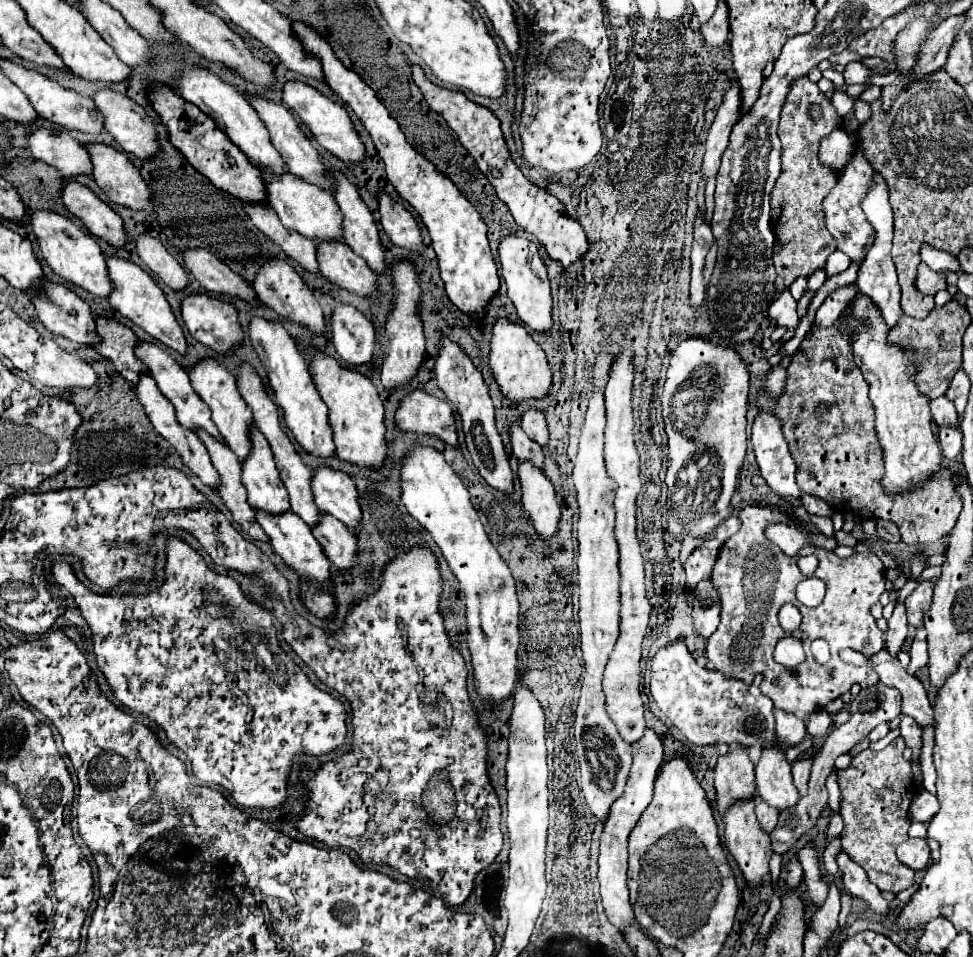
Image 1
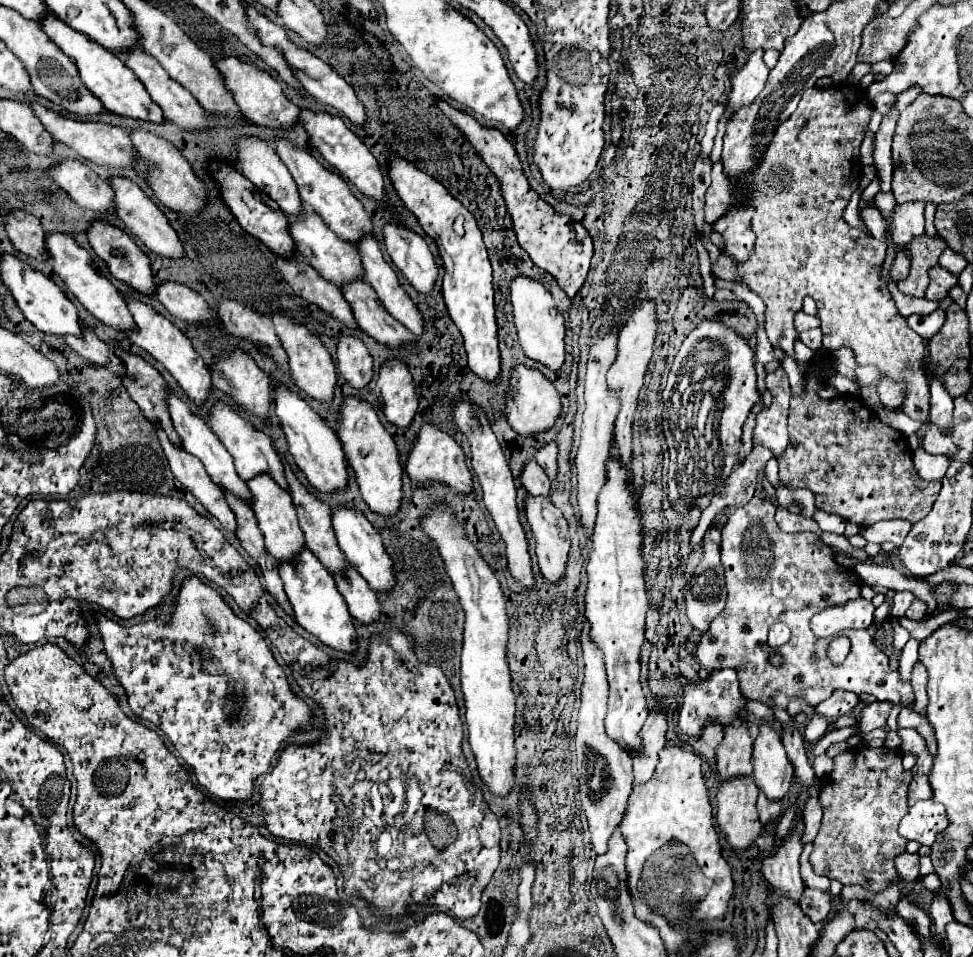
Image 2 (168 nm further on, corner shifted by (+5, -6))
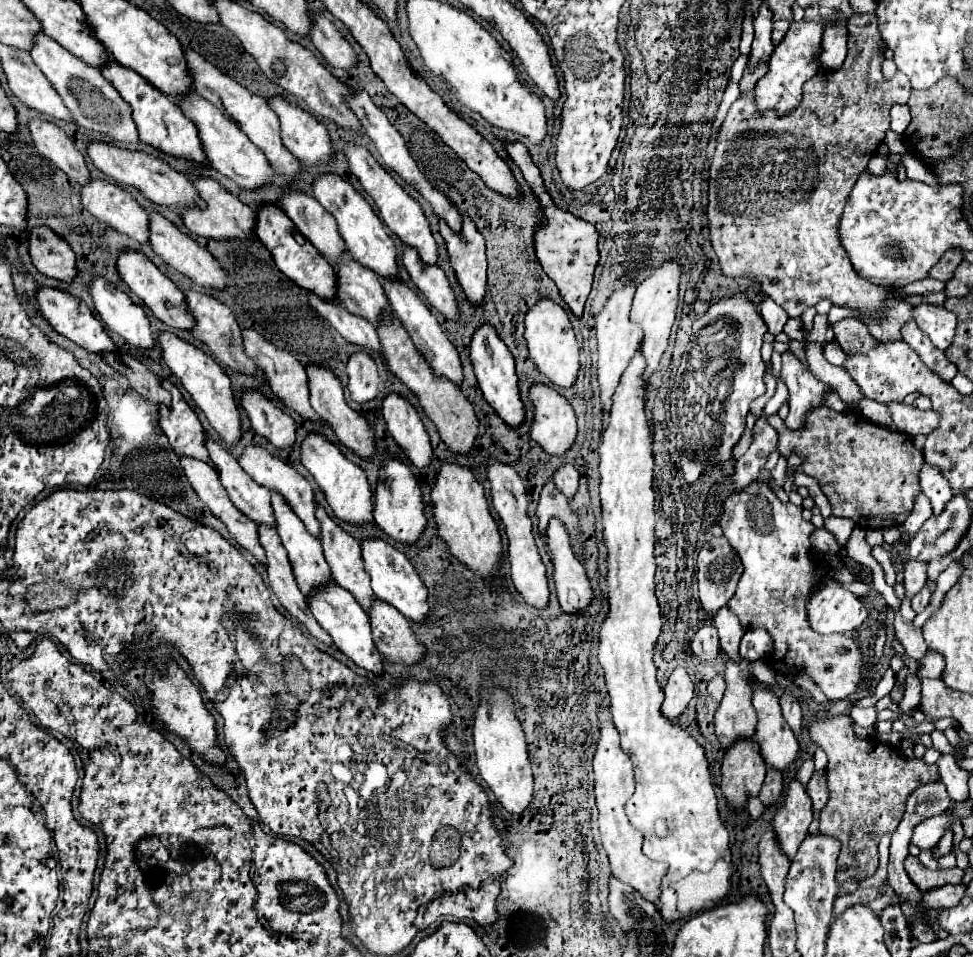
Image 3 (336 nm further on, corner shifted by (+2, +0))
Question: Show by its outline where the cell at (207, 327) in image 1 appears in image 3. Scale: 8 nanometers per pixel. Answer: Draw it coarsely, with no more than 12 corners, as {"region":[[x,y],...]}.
{"region":[[259,389],[241,393],[255,433],[279,449],[295,443],[295,421]]}

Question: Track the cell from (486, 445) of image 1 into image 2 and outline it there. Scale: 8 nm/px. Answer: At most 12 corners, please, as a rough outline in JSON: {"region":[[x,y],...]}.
{"region":[[462,399],[454,421],[472,445],[508,571],[534,587],[516,485],[484,411]]}

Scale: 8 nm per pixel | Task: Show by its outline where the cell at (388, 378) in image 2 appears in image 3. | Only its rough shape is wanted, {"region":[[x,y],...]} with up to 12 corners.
{"region":[[401,395],[383,399],[383,419],[407,457],[431,461],[429,435]]}

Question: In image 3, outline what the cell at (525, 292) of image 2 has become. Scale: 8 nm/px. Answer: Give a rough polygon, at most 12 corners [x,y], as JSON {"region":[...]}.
{"region":[[541,297],[525,315],[529,357],[571,387],[579,347],[565,309]]}

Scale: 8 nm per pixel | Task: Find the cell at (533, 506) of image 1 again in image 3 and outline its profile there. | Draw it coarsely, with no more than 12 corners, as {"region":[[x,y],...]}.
{"region":[[549,519],[545,545],[565,613],[585,609],[593,591],[561,519]]}

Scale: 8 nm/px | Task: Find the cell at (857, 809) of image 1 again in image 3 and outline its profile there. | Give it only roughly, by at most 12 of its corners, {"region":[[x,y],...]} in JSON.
{"region":[[847,715],[809,723],[829,757],[819,831],[837,881],[867,879],[913,787],[935,765],[857,739]]}

